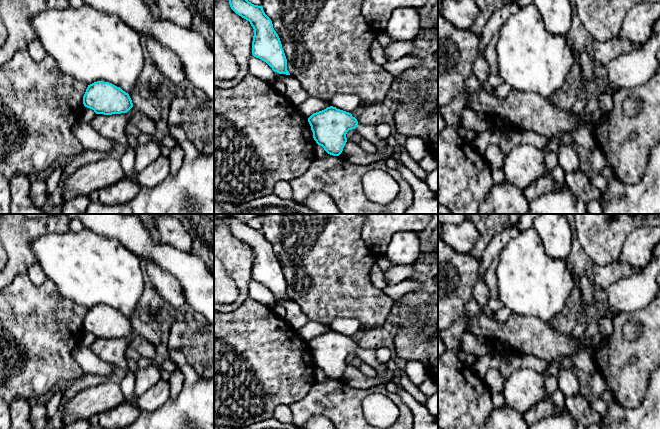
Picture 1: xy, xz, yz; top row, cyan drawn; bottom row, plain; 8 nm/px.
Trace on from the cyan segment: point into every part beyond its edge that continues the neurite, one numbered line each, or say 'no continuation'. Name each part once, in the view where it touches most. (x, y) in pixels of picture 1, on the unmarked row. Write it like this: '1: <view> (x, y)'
1: xz (368, 356)

